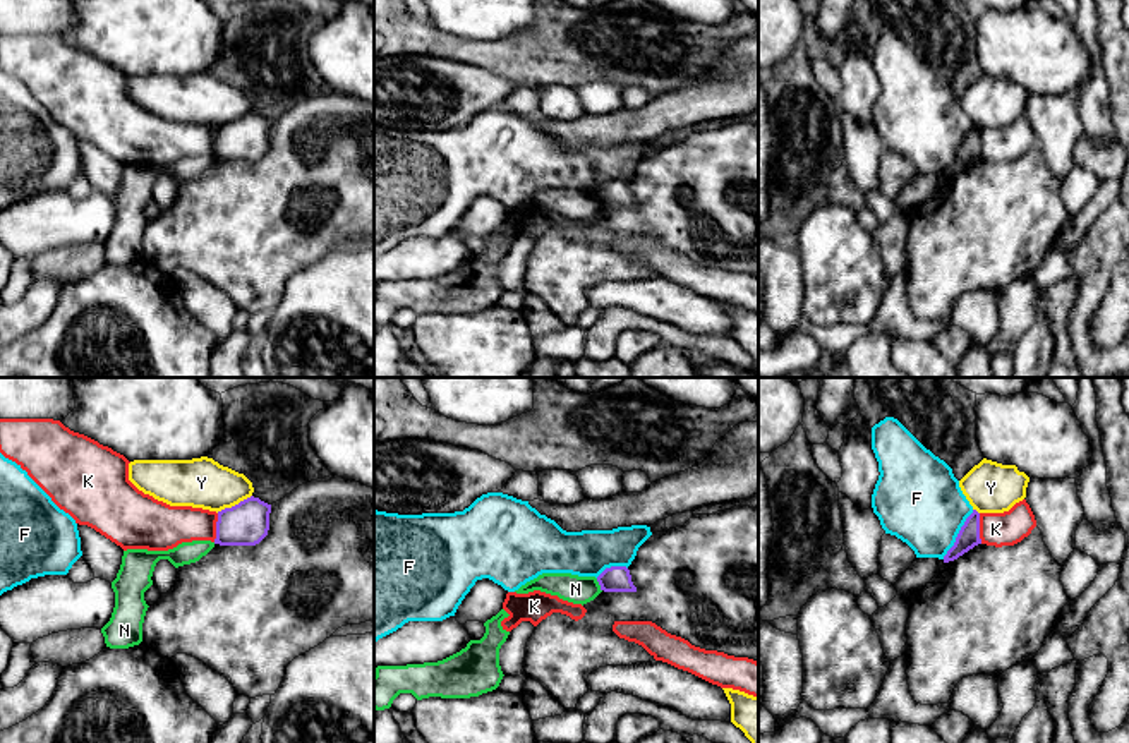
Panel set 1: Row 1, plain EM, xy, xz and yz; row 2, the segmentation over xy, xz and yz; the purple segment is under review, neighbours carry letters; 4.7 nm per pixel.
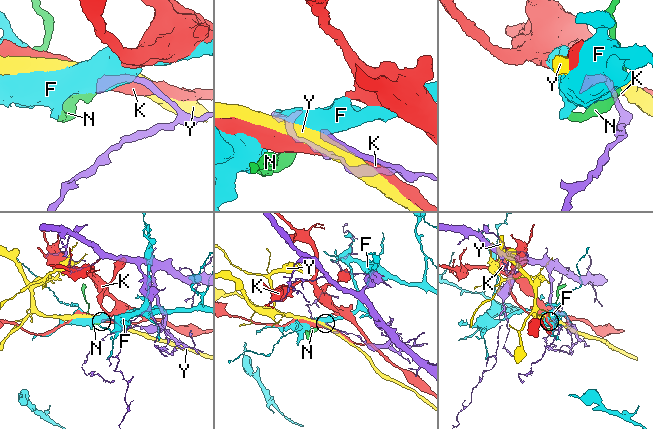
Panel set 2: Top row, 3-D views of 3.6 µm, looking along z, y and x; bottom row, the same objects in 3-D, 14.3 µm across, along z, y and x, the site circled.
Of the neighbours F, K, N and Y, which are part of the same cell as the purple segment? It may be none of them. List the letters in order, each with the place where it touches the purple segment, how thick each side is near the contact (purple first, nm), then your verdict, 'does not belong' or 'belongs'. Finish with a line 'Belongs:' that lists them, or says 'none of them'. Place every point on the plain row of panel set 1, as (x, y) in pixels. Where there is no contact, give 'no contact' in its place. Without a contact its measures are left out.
F: contact yz (958, 150); calibres 100 and 400 nm; does not belong
K: contact yz (978, 144); calibres 100 and 160 nm; does not belong
N: contact xz (599, 199); calibres 130 and 130 nm; does not belong
Y: contact xy (235, 120); calibres 200 and 240 nm; does not belong
Belongs: none of them

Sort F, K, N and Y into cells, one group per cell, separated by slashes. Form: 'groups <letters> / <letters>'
groups F / K / N / Y

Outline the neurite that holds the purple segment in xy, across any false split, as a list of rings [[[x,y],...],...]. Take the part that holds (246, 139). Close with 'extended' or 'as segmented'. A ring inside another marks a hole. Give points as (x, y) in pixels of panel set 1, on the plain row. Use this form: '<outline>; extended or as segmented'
[[[247,113],[232,124],[218,127],[216,154],[220,161],[256,161],[269,146],[271,120]]]; as segmented

